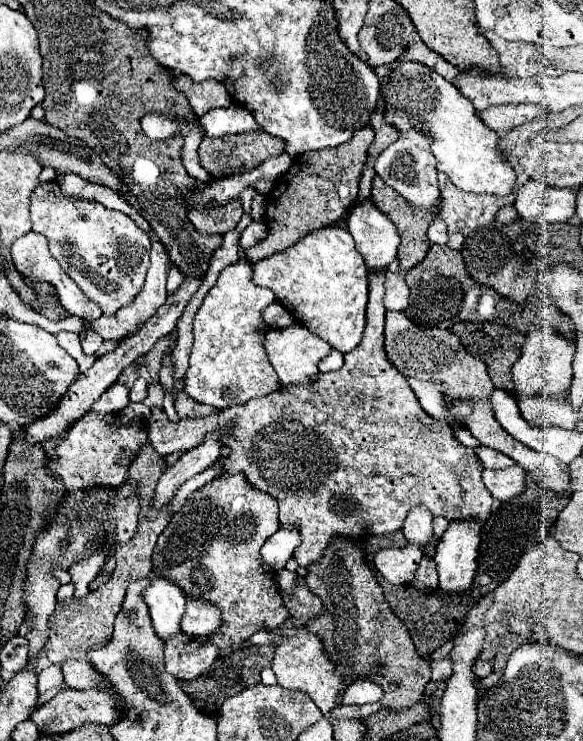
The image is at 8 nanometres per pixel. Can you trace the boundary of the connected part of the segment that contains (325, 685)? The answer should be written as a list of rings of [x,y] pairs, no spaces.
[[[283,624],[275,628],[275,634],[283,636],[283,642],[277,644],[271,670],[277,676],[277,684],[287,690],[299,690],[305,692],[321,710],[323,716],[333,718],[333,710],[341,706],[341,698],[345,694],[345,678],[337,674],[335,664],[327,658],[321,640],[311,634],[305,626],[295,624]]]

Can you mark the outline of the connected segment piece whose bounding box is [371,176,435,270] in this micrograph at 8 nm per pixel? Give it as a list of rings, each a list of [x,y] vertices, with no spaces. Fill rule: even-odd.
[[[379,176],[373,178],[373,190],[371,190],[371,200],[373,204],[383,210],[393,224],[399,230],[401,236],[401,244],[397,250],[397,260],[405,270],[411,270],[413,266],[417,266],[419,262],[423,262],[423,258],[427,256],[427,250],[431,246],[429,238],[427,238],[427,228],[431,224],[431,216],[435,216],[435,208],[415,208],[413,204],[407,204],[407,200],[403,200],[403,196],[399,196],[393,188],[389,188]]]

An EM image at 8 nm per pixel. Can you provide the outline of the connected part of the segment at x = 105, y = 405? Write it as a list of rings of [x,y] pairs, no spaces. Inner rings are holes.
[[[113,384],[103,392],[103,396],[93,404],[93,410],[97,412],[119,412],[129,404],[129,390],[121,384]]]

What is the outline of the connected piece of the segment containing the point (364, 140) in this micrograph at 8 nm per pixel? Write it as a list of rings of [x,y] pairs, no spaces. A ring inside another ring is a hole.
[[[365,126],[355,130],[355,136],[337,148],[305,152],[293,160],[293,166],[287,170],[287,174],[275,180],[275,188],[269,192],[269,194],[275,194],[275,198],[267,198],[267,214],[265,214],[265,222],[269,222],[267,238],[251,246],[249,250],[245,250],[245,256],[251,264],[289,248],[291,244],[295,244],[295,240],[299,240],[307,232],[323,226],[331,226],[347,216],[349,206],[355,204],[355,198],[359,192],[357,184],[367,160],[367,148],[373,142],[373,136],[375,134],[371,126]],[[337,180],[347,180],[345,182],[349,186],[347,198],[339,196],[335,186]]]

